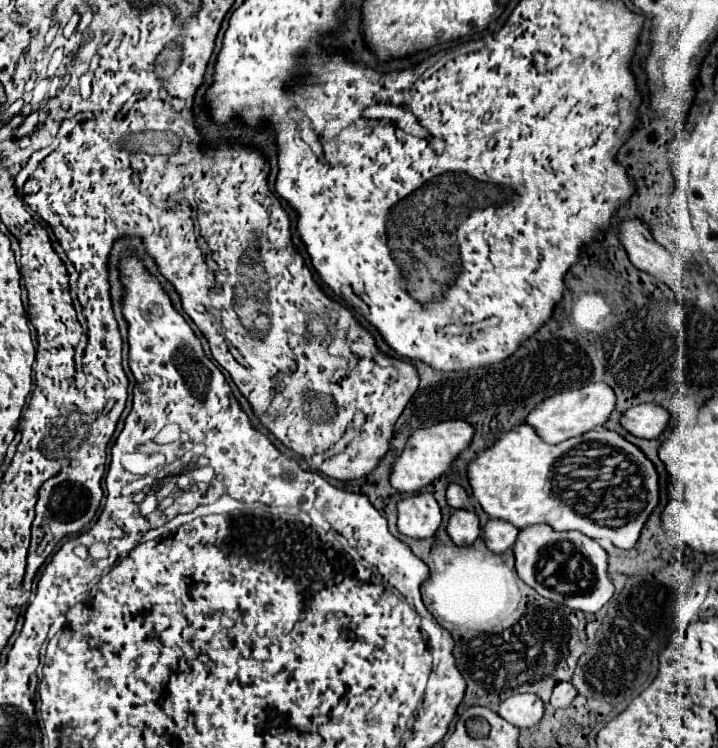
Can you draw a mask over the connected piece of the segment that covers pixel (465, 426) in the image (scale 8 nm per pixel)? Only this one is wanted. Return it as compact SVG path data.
M444 421L434 427L418 429L408 439L406 449L396 459L396 463L392 467L390 483L398 491L410 491L410 493L422 491L424 487L432 485L436 479L440 479L452 467L454 459L470 445L472 437L474 437L474 425L468 421Z

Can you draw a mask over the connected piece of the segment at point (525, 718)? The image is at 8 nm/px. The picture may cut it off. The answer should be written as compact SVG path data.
M530 693L512 695L510 699L506 699L500 705L498 715L520 729L532 727L532 725L540 723L540 719L544 717L544 703L542 703L542 699L538 699L536 695L530 695Z

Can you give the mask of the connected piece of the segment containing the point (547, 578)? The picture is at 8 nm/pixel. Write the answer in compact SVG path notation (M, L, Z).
M550 525L524 527L514 543L516 571L538 595L584 613L600 611L612 597L614 585L608 577L608 553L578 531L554 531Z

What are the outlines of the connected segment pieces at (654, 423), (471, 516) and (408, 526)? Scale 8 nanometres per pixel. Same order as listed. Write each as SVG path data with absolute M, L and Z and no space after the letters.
M654 403L630 407L620 419L626 431L642 439L658 439L666 431L670 421L672 421L672 413Z
M460 509L460 511L454 511L450 521L448 521L448 527L446 527L450 539L456 543L456 545L470 545L478 539L480 535L480 525L478 525L478 515L474 511L466 511L466 509Z
M430 493L414 495L398 503L398 531L412 539L434 537L442 521L440 507Z

